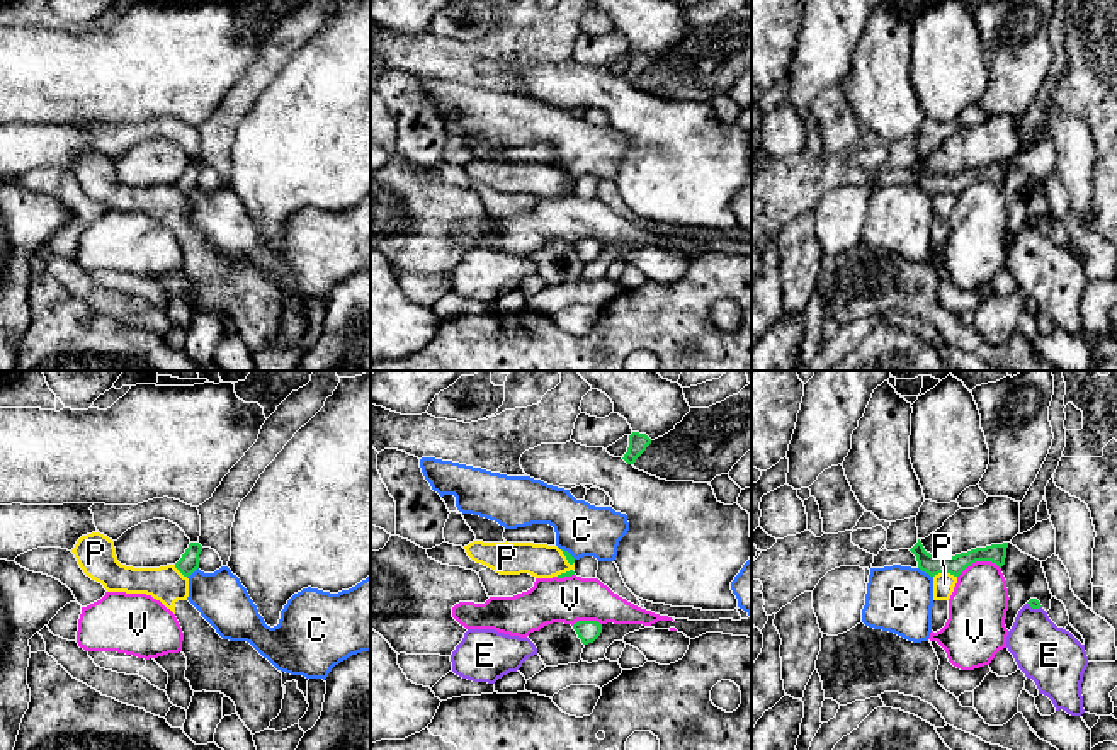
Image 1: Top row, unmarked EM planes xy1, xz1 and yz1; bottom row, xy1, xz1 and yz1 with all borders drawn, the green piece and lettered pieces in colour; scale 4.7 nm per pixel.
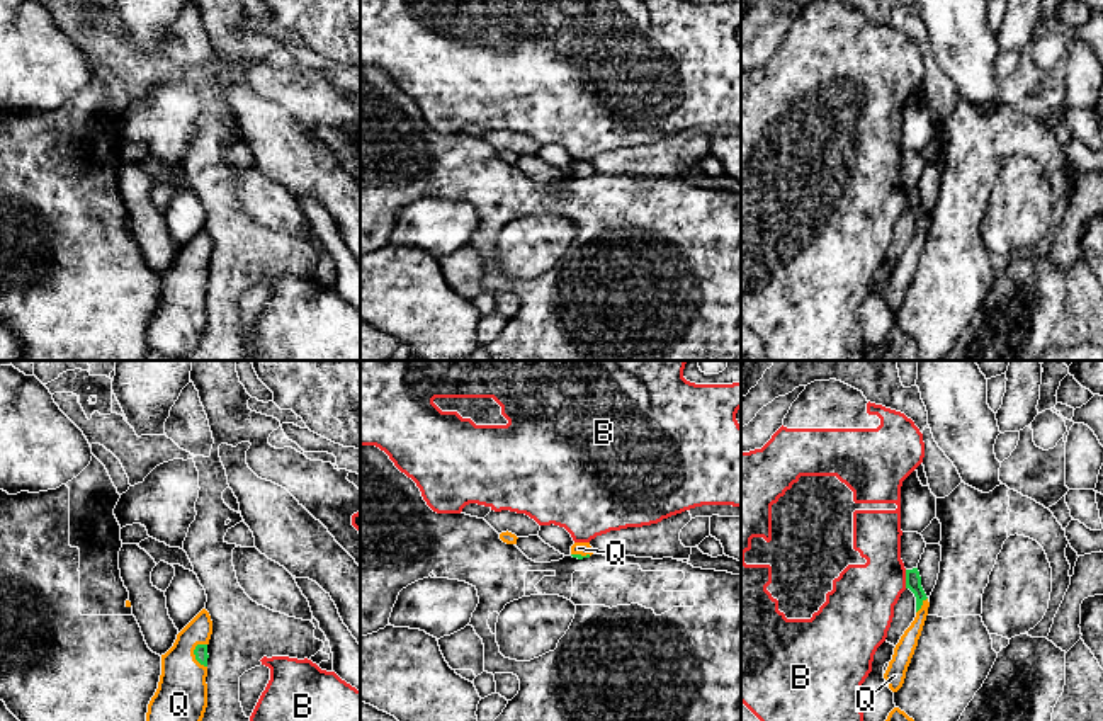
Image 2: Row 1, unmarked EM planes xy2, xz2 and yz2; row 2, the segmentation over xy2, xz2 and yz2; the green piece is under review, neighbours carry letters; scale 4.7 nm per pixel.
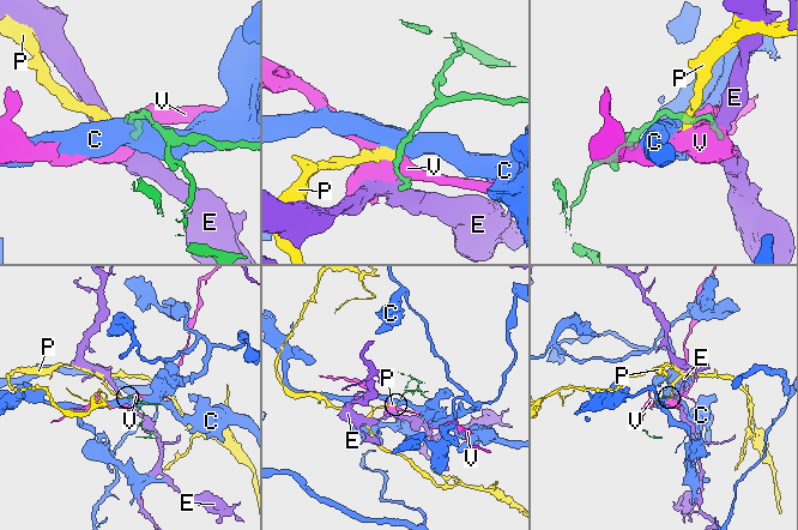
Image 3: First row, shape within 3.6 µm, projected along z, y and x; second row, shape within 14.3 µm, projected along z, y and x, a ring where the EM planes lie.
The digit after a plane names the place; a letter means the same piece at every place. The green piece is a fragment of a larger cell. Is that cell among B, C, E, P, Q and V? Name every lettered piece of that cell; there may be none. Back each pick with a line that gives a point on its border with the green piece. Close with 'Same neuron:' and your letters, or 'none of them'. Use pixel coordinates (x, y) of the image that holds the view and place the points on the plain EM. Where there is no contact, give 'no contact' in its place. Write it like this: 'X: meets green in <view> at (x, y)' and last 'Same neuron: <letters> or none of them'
Q: meets green in xy2 at (196, 276)
Same neuron: Q

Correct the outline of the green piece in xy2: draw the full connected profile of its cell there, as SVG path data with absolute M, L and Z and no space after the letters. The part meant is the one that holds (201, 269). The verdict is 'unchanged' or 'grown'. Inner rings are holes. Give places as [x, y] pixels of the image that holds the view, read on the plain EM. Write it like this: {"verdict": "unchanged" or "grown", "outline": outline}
{"verdict": "grown", "outline": "M202 228L161 274L158 308L148 323L146 343L151 352L180 359L192 354L207 326L207 264L212 240Z"}

